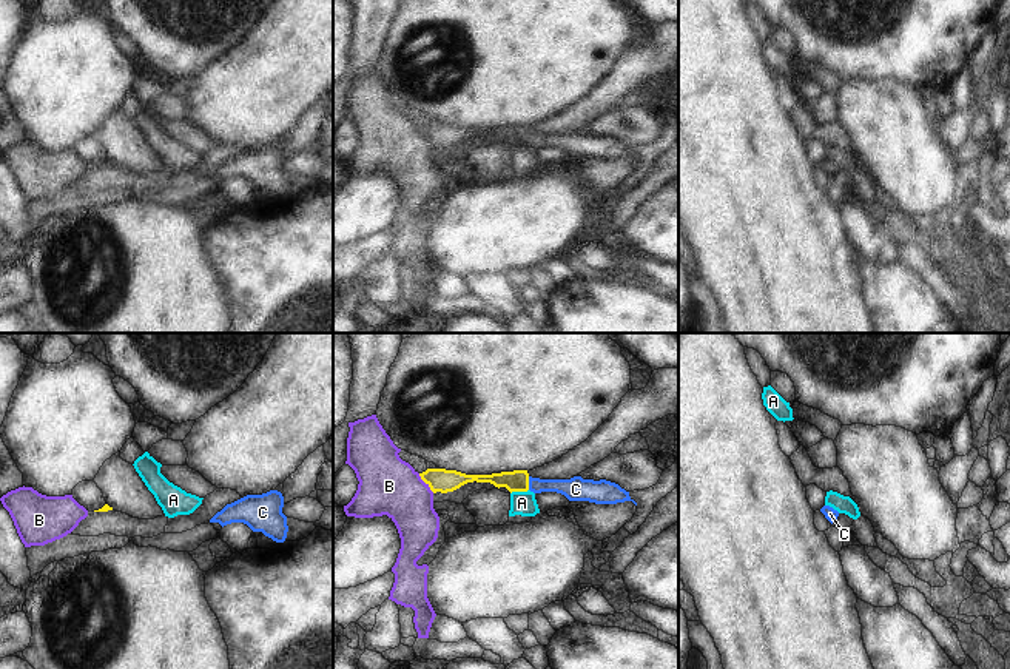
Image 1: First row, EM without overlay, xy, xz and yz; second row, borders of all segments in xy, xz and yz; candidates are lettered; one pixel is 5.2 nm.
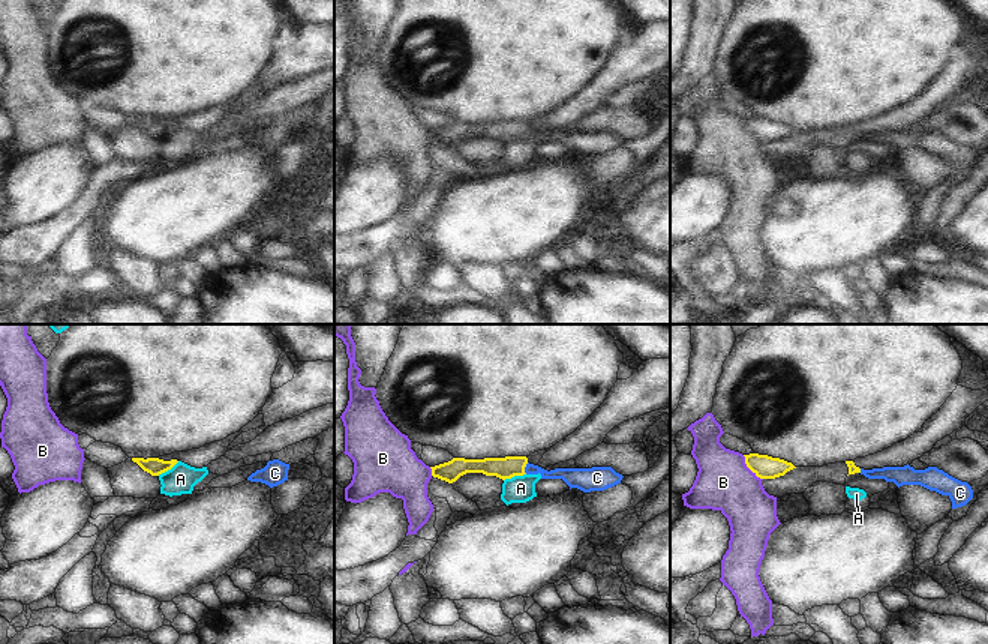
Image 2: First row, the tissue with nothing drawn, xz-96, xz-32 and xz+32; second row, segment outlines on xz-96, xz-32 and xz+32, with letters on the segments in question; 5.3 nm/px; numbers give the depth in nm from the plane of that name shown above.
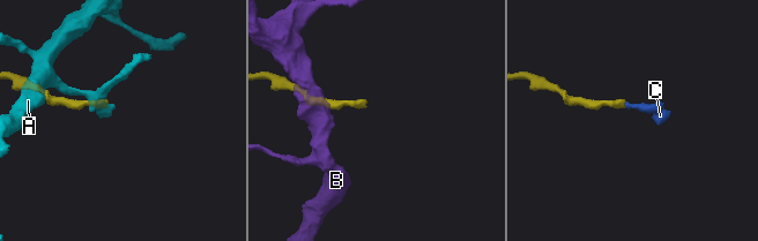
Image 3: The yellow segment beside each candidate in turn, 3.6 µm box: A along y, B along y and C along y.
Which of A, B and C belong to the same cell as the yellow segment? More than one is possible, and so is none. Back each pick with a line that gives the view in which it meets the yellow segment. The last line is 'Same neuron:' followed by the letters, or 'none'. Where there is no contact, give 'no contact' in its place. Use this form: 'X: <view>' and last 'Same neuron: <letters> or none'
C: xz
Same neuron: C

